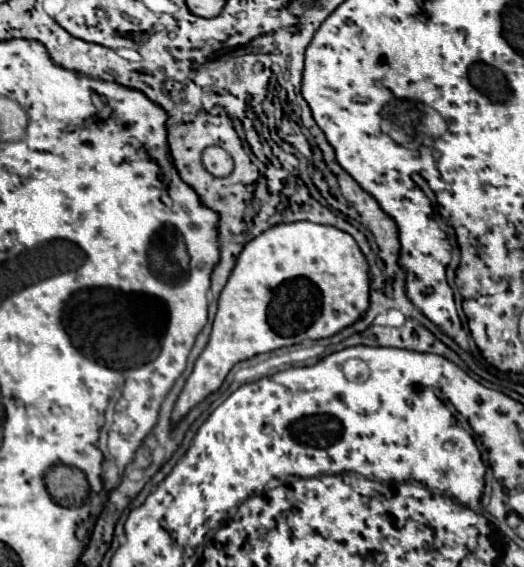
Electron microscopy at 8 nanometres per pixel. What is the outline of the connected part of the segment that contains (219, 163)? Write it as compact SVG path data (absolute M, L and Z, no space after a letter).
M208 146L202 152L202 162L204 162L204 168L212 176L228 176L234 168L234 162L232 162L230 154L220 146Z

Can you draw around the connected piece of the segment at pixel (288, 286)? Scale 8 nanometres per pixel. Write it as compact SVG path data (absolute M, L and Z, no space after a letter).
M306 220L276 224L268 228L266 232L250 240L236 258L232 276L228 278L228 284L224 286L218 300L218 312L212 324L210 340L206 344L206 352L202 352L194 364L194 370L186 380L186 386L176 402L172 420L180 420L192 406L202 402L208 394L216 392L236 362L248 360L262 352L278 350L282 346L328 338L340 332L342 328L354 324L358 318L364 316L368 308L368 292L368 262L360 252L356 240L346 232L334 226L314 224Z

